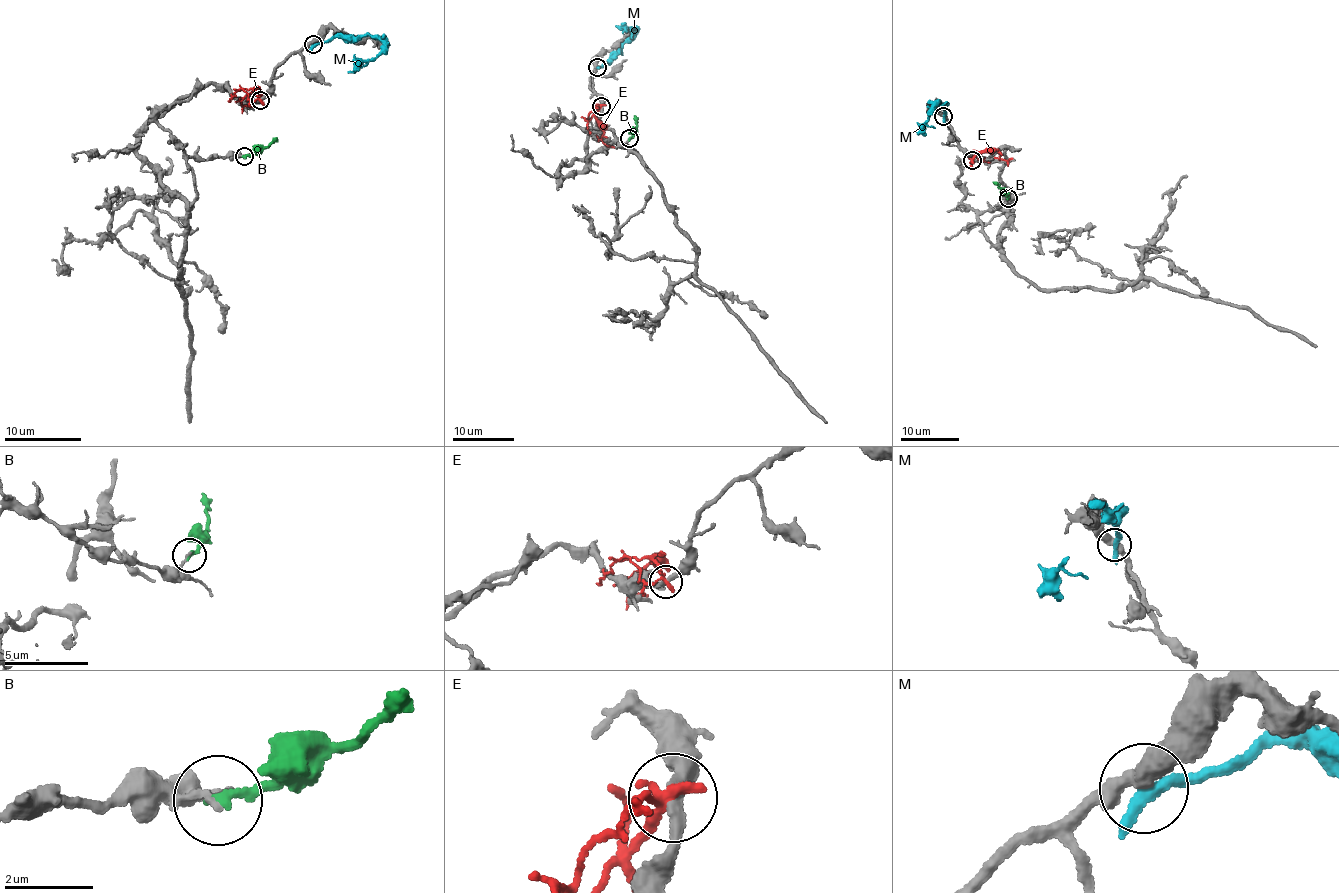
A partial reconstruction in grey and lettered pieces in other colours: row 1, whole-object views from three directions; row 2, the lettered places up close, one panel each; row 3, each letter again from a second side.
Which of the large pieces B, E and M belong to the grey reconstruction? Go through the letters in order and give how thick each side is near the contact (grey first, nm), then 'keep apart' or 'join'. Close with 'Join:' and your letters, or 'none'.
B: 130 nm thick on the grey side, 240 nm on the other; keep apart
E: 280 nm thick on the grey side, 220 nm on the other; keep apart
M: 400 nm thick on the grey side, 360 nm on the other; keep apart
Join: none

